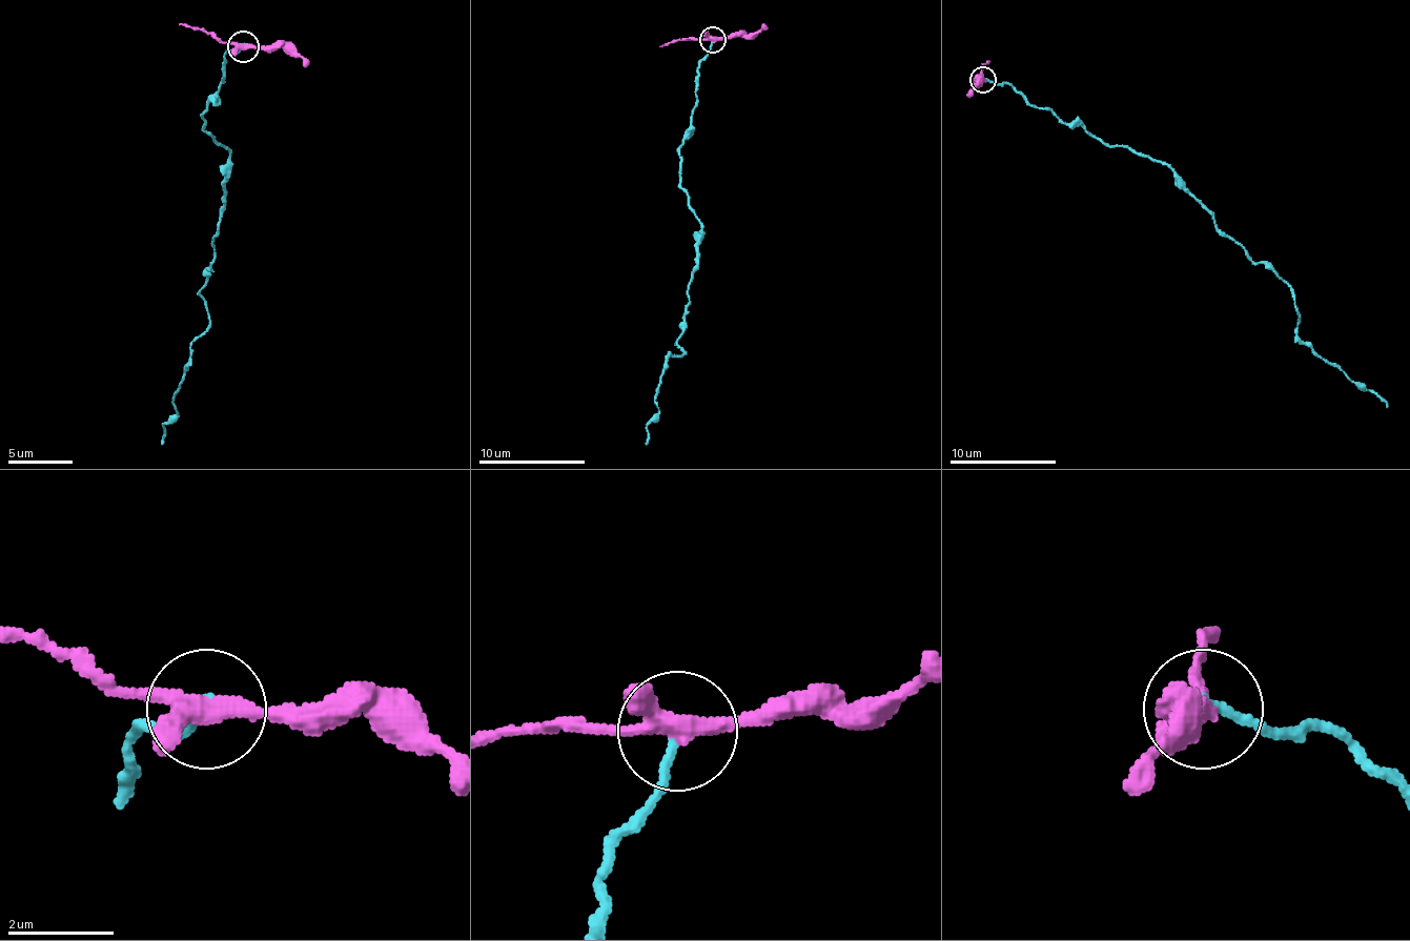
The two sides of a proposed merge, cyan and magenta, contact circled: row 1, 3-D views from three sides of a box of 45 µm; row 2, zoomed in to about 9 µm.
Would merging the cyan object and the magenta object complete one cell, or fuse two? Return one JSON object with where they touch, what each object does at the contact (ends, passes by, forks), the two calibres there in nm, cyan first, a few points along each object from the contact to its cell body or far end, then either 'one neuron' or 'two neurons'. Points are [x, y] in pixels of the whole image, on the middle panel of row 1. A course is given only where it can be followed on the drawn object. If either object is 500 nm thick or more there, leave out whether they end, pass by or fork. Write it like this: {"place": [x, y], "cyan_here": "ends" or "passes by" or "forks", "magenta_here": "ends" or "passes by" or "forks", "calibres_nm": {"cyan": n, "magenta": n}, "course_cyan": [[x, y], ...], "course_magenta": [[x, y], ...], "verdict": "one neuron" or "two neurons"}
{"place": [713, 40], "cyan_here": "ends", "magenta_here": "forks", "calibres_nm": {"cyan": 170, "magenta": 320}, "course_cyan": [[713, 40], [679, 149], [681, 189], [700, 226], [676, 343], [685, 353], [671, 353], [645, 444]], "course_magenta": [[713, 40], [751, 35], [763, 24]], "verdict": "two neurons"}

